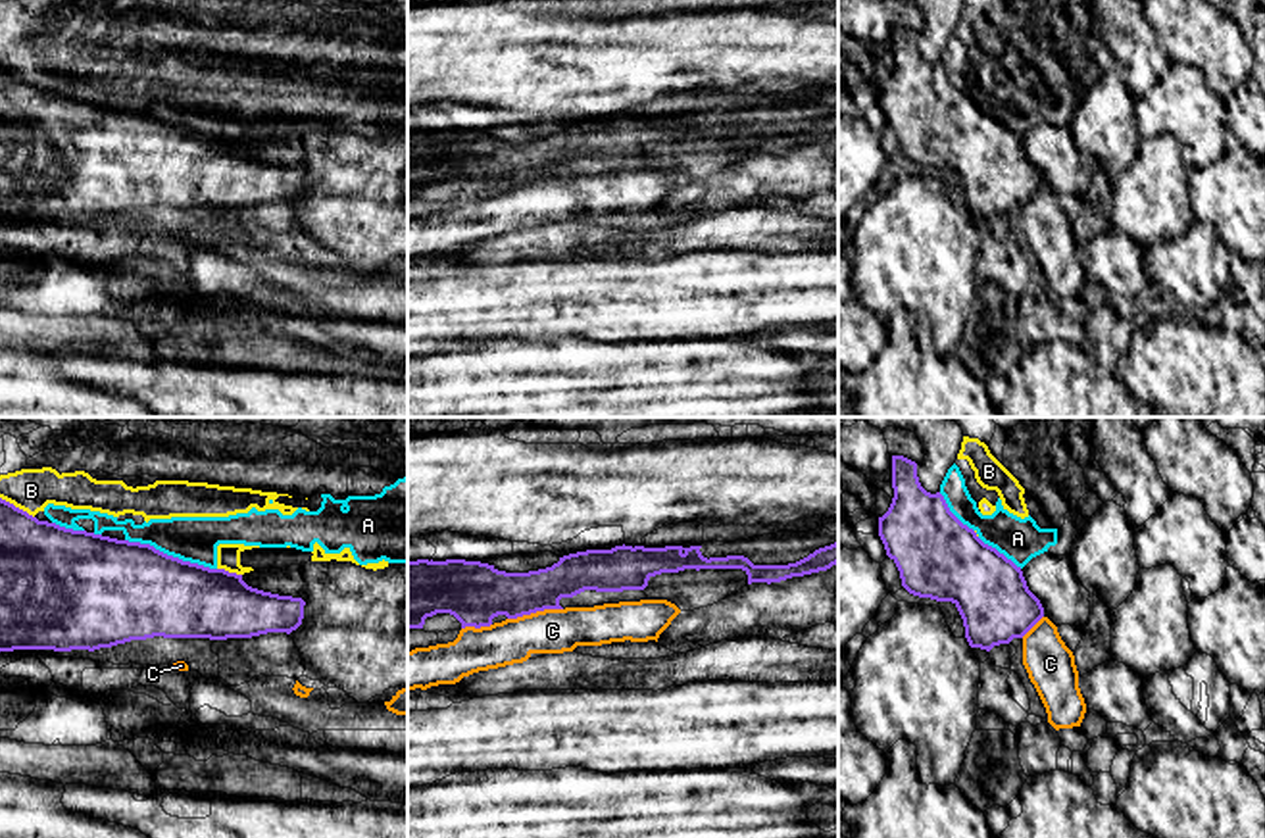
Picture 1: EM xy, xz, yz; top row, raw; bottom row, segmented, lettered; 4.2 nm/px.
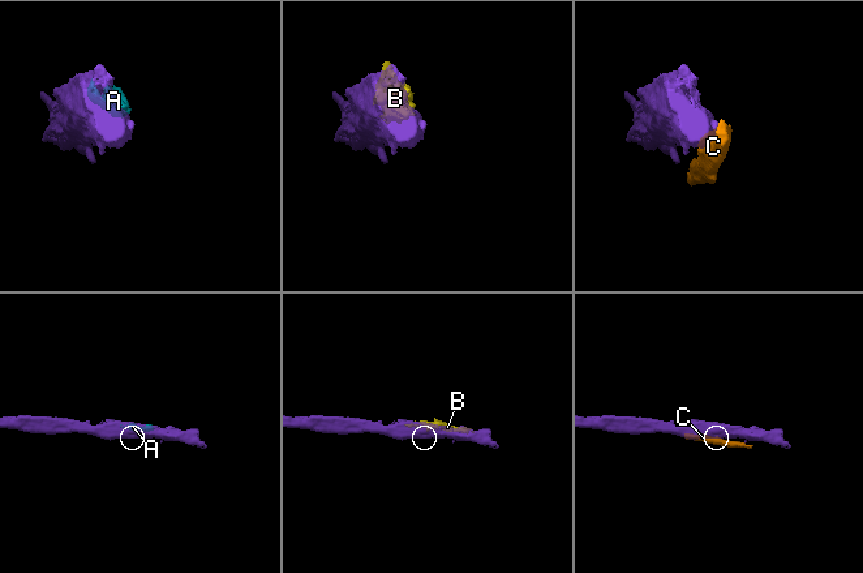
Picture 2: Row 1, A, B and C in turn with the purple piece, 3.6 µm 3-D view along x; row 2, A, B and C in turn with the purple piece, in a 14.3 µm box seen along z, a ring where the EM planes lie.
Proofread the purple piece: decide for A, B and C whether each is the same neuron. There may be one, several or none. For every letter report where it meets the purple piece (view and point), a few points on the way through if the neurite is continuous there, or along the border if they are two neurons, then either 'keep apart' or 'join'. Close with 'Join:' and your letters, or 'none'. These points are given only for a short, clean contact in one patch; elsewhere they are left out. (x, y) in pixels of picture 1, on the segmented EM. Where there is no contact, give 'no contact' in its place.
A: meets purple in xy at (172, 556); keep apart
B: meets purple in xy at (18, 508); keep apart
C: meets purple in xz at (535, 612); keep apart
Join: none

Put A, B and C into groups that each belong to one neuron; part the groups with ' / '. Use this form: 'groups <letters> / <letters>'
groups A B / C

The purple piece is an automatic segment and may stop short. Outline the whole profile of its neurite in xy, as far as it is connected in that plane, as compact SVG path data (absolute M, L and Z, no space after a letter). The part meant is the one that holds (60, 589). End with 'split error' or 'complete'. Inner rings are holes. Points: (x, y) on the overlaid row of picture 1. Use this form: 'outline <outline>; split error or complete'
outline M0 498L0 652L100 650L131 640L252 638L290 634L304 619L302 598L248 586L242 575L117 540L38 521Z; complete

